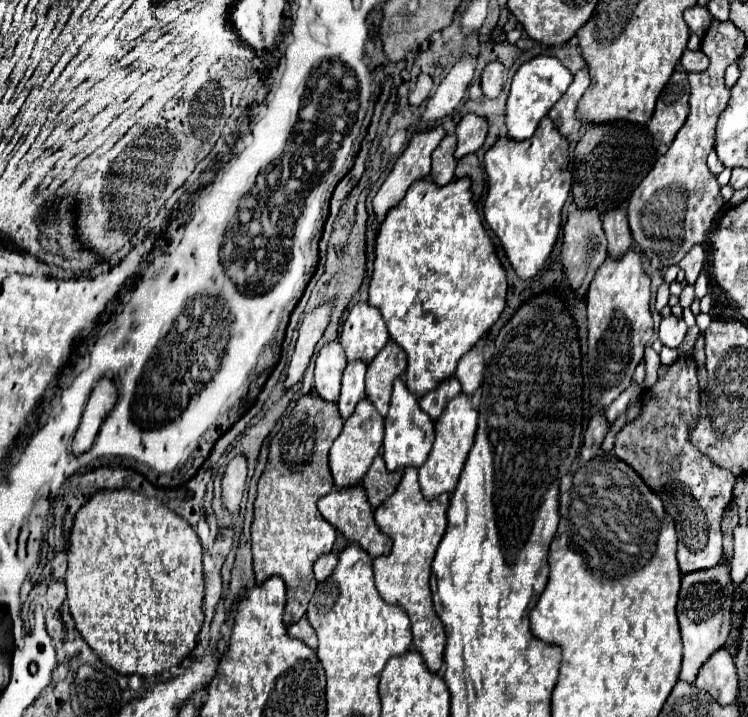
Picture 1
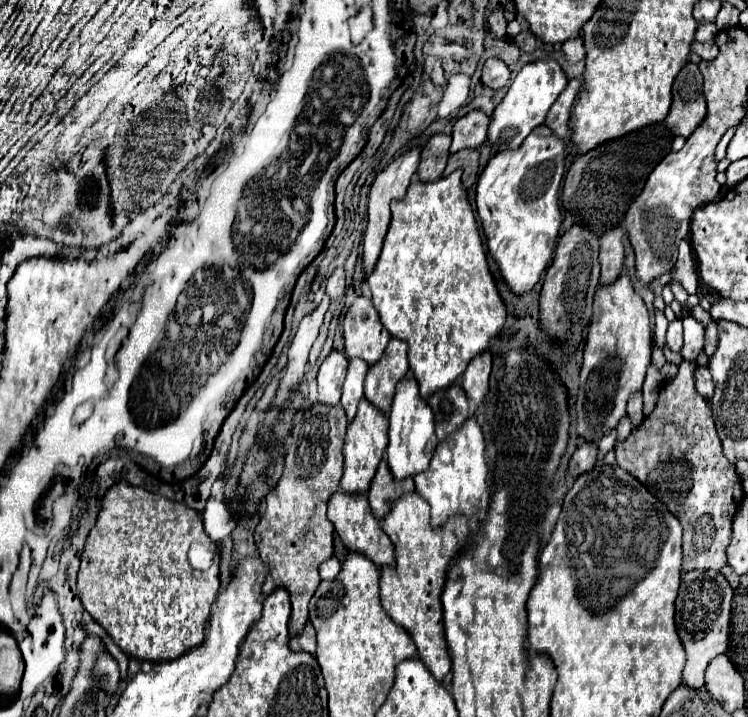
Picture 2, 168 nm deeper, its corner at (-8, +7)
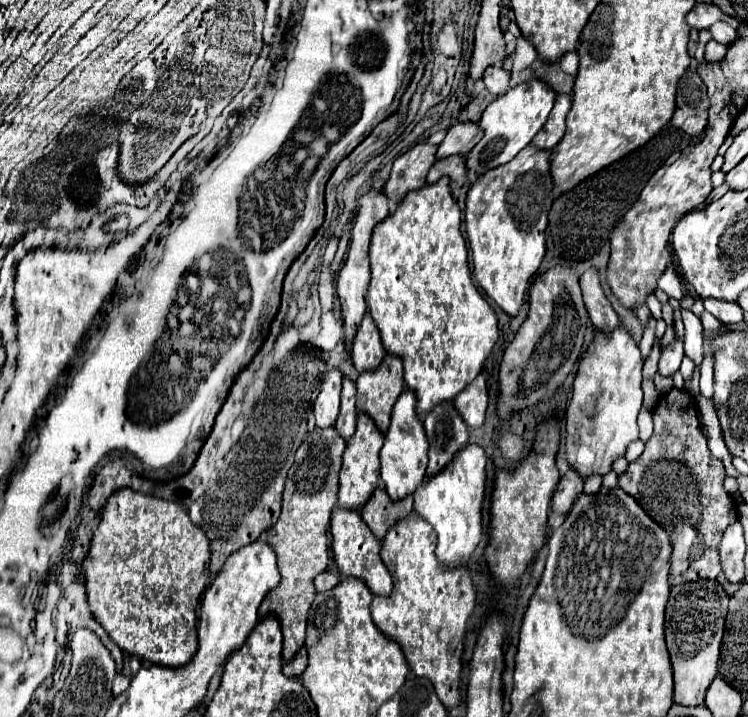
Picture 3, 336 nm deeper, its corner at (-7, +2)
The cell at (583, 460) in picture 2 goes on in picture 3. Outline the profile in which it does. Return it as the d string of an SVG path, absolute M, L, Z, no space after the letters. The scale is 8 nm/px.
M567 470L567 474L561 476L561 480L557 484L551 508L555 512L567 514L573 500L577 498L577 494L583 492L583 482L585 482L585 478L579 478L579 474L575 474L575 470Z

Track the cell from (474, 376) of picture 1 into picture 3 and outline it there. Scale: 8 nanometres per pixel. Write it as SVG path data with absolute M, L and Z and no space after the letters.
M479 374L471 384L467 384L463 388L461 394L457 394L455 398L455 408L459 410L459 414L463 416L463 420L477 428L483 424L485 420L485 412L487 412L487 402L489 402L489 394L487 394L487 380L483 374Z

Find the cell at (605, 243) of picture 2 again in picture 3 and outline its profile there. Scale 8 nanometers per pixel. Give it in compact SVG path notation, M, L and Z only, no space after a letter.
M589 268L581 276L581 290L583 290L583 300L591 318L591 324L595 326L595 332L611 332L619 324L619 316L611 308L611 302L607 300L601 280L599 280L599 270Z

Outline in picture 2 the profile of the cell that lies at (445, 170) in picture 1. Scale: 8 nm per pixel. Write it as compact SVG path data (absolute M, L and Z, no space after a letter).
M432 135L428 139L428 143L422 147L420 153L420 165L416 171L416 177L420 181L436 181L442 177L442 171L446 167L446 161L450 157L448 153L448 145L450 145L450 137L448 135Z

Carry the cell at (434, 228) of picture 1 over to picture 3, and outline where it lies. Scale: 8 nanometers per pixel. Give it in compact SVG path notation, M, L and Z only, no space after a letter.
M449 176L409 192L397 210L375 226L371 240L371 284L365 302L381 332L385 350L403 360L405 384L417 394L419 416L425 416L443 400L453 400L463 386L477 378L499 338L497 316L471 280L469 248L461 232L461 210L451 196Z

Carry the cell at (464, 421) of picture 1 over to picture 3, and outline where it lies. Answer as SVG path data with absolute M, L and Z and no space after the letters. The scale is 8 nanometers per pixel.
M467 444L459 450L459 458L447 466L447 470L435 474L435 478L427 478L419 490L415 490L415 506L413 510L423 516L433 530L437 532L437 560L443 566L467 564L471 552L477 548L483 526L481 526L481 510L485 500L485 480L487 480L487 456L479 444Z

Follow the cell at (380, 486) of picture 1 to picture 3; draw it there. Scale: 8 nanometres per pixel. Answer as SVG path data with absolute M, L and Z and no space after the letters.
M377 488L371 498L367 500L367 504L361 510L361 516L365 520L365 524L371 528L371 532L383 540L383 536L387 534L387 530L401 518L405 518L407 514L413 512L413 498L407 496L399 502L391 502L391 498L387 498L383 488Z

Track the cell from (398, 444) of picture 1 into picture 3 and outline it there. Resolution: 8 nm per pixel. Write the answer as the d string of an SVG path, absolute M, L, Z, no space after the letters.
M403 390L399 400L395 402L395 408L391 414L391 426L385 434L385 444L381 448L381 478L385 482L385 490L391 496L391 500L401 500L405 496L411 496L425 478L427 436L423 434L423 424L415 412L415 404L417 404L415 392Z

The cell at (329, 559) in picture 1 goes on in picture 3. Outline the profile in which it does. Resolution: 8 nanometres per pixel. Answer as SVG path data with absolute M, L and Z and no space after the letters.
M321 572L321 574L315 578L315 588L317 588L317 592L325 592L325 590L331 590L337 582L339 582L339 576L337 576L337 574Z

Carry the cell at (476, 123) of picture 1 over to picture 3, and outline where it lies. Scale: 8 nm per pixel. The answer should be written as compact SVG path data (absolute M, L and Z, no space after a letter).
M459 122L449 128L445 140L439 144L437 158L447 158L453 154L469 154L471 148L477 146L477 142L483 138L483 130L477 122Z

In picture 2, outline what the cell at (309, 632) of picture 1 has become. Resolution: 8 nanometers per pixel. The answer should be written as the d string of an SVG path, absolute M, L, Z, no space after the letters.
M310 623L304 627L304 631L298 637L290 639L290 649L292 651L306 651L306 653L314 655L314 651L316 651L316 631L312 629Z

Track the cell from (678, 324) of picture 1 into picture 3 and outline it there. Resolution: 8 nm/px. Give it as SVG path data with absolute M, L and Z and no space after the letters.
M675 338L669 346L663 348L661 352L661 360L659 360L659 374L663 376L669 376L669 374L675 374L681 366L681 360L683 360L683 342L679 338Z

